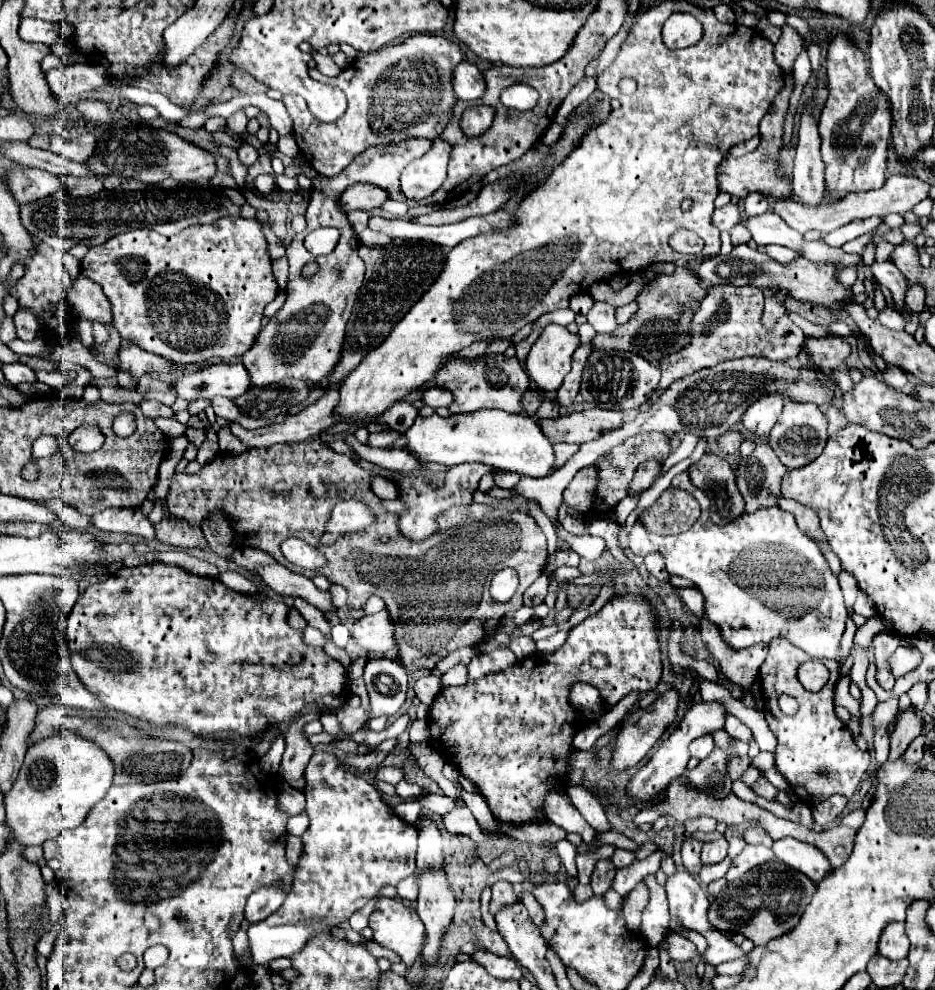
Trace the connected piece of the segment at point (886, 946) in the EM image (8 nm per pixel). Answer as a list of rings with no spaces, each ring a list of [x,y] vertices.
[[[889,922],[879,938],[879,954],[883,954],[889,960],[901,960],[907,956],[909,940],[905,934],[903,922]]]

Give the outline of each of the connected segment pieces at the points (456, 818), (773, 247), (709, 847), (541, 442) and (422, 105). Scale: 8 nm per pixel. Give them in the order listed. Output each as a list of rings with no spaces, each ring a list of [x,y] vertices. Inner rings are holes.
[[[457,808],[457,810],[449,812],[447,816],[443,816],[443,824],[445,824],[445,828],[447,828],[449,832],[465,834],[465,836],[469,836],[471,840],[475,840],[475,844],[477,844],[477,848],[479,848],[481,852],[485,852],[485,850],[491,848],[491,846],[485,842],[485,834],[483,834],[483,830],[479,828],[479,824],[477,824],[477,820],[475,820],[475,816],[471,814],[469,808]]]
[[[771,244],[766,247],[766,253],[772,257],[774,260],[777,260],[781,263],[791,262],[795,256],[795,251],[781,245]]]
[[[717,838],[713,842],[707,842],[703,846],[703,852],[701,852],[703,864],[717,864],[717,862],[721,862],[727,856],[727,848],[729,848],[729,842],[725,838]]]
[[[477,410],[453,416],[417,416],[413,426],[405,432],[407,450],[425,462],[439,462],[447,466],[481,462],[487,466],[505,468],[523,476],[541,478],[553,468],[553,444],[543,436],[539,424],[525,414],[511,414],[503,410]]]
[[[417,34],[409,36],[403,44],[397,46],[385,46],[371,54],[359,54],[353,64],[349,64],[337,78],[327,78],[323,74],[315,76],[319,82],[329,82],[337,88],[341,88],[347,96],[349,108],[347,112],[331,122],[323,124],[311,116],[305,100],[301,96],[285,96],[283,104],[287,106],[287,112],[293,120],[293,136],[297,140],[297,146],[305,160],[315,168],[321,176],[335,176],[339,174],[361,150],[373,146],[373,144],[389,144],[399,142],[401,138],[427,138],[433,140],[443,132],[451,118],[451,108],[455,104],[455,92],[451,92],[451,64],[459,64],[463,60],[463,54],[455,42],[451,42],[445,36],[435,34]]]

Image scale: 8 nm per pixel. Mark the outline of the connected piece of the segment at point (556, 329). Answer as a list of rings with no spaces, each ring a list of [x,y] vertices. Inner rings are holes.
[[[549,324],[527,354],[527,374],[541,390],[555,392],[571,370],[571,354],[577,346],[579,334],[569,332],[565,326]]]

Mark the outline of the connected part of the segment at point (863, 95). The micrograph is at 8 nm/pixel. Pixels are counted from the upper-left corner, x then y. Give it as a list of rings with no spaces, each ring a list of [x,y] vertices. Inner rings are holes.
[[[837,34],[833,40],[829,40],[827,70],[829,70],[829,98],[827,106],[823,106],[819,116],[819,134],[821,134],[821,158],[825,162],[825,182],[831,192],[831,198],[837,200],[847,192],[863,192],[883,186],[887,152],[891,142],[891,108],[887,108],[887,98],[883,96],[883,92],[875,88],[875,82],[867,72],[863,52],[853,44],[849,36]]]

